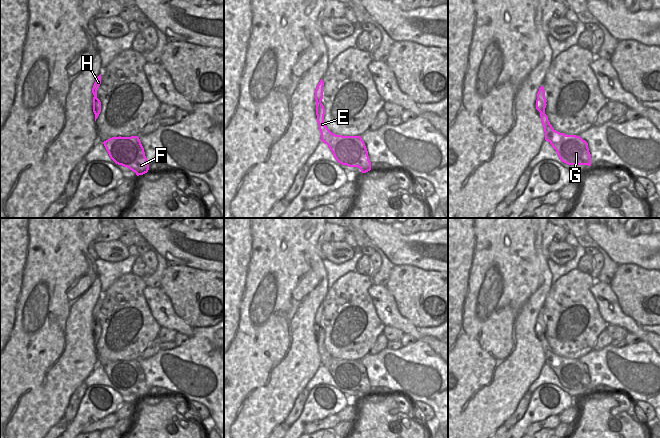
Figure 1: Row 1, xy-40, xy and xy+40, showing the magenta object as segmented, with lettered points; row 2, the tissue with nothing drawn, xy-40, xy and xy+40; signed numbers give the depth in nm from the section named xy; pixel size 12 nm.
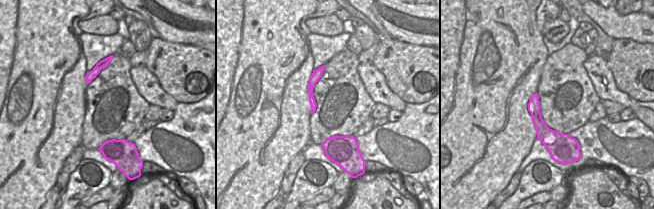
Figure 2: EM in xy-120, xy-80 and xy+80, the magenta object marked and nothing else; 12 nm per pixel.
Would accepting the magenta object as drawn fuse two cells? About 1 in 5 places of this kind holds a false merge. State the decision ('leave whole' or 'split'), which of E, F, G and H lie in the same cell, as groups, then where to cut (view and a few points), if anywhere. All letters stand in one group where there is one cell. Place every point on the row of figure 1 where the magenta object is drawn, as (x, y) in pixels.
leave whole; E F G H; no cut

